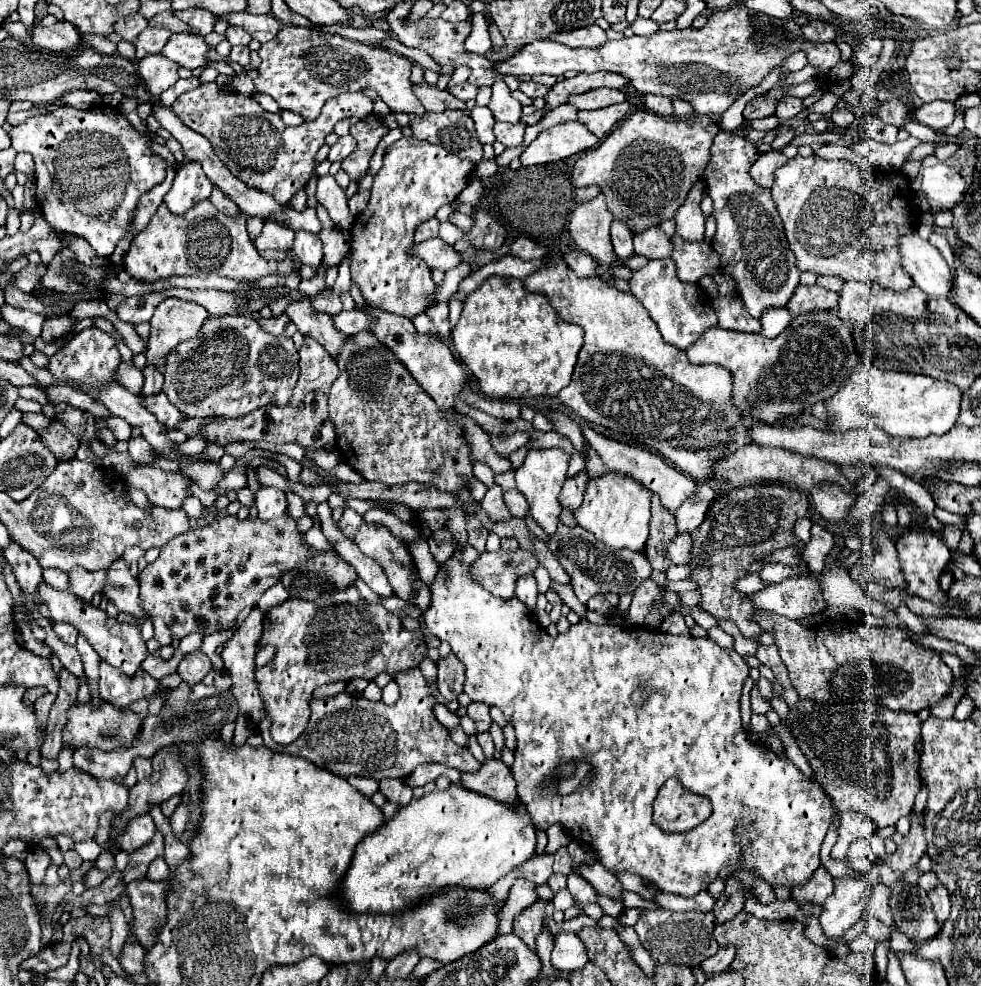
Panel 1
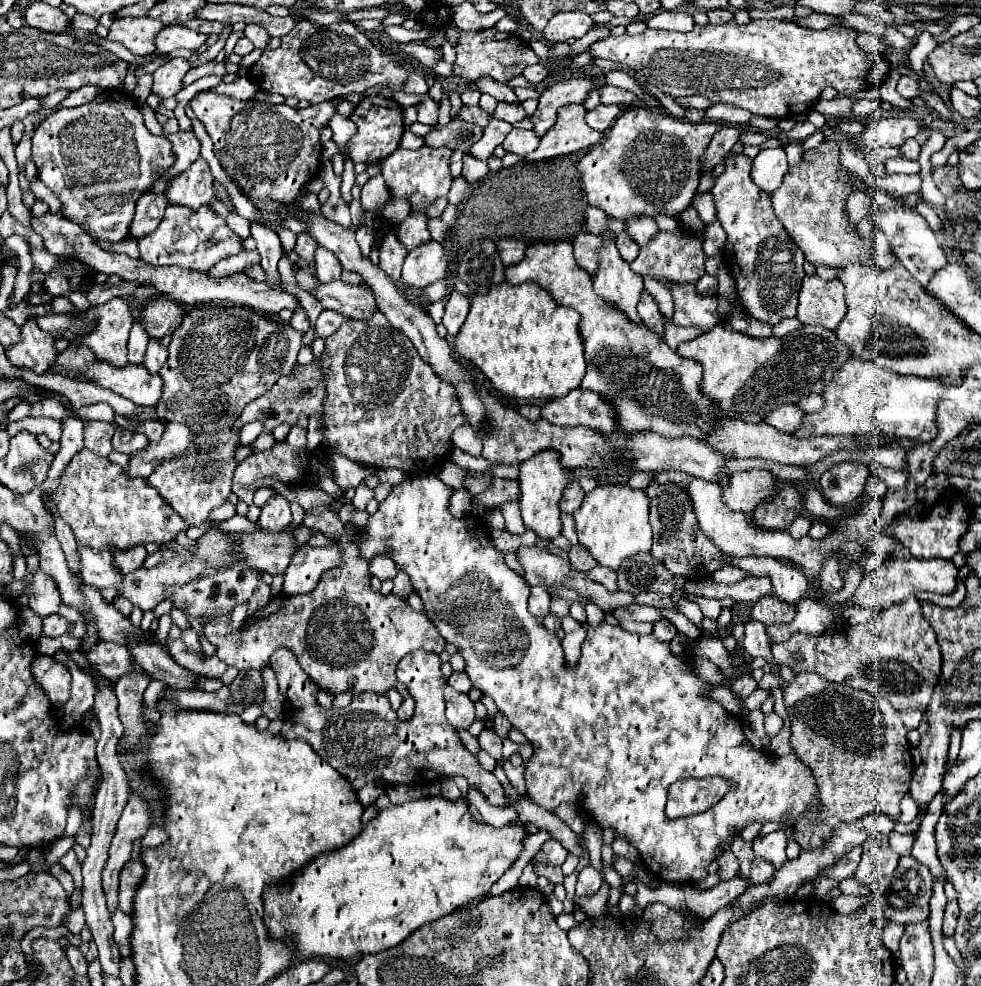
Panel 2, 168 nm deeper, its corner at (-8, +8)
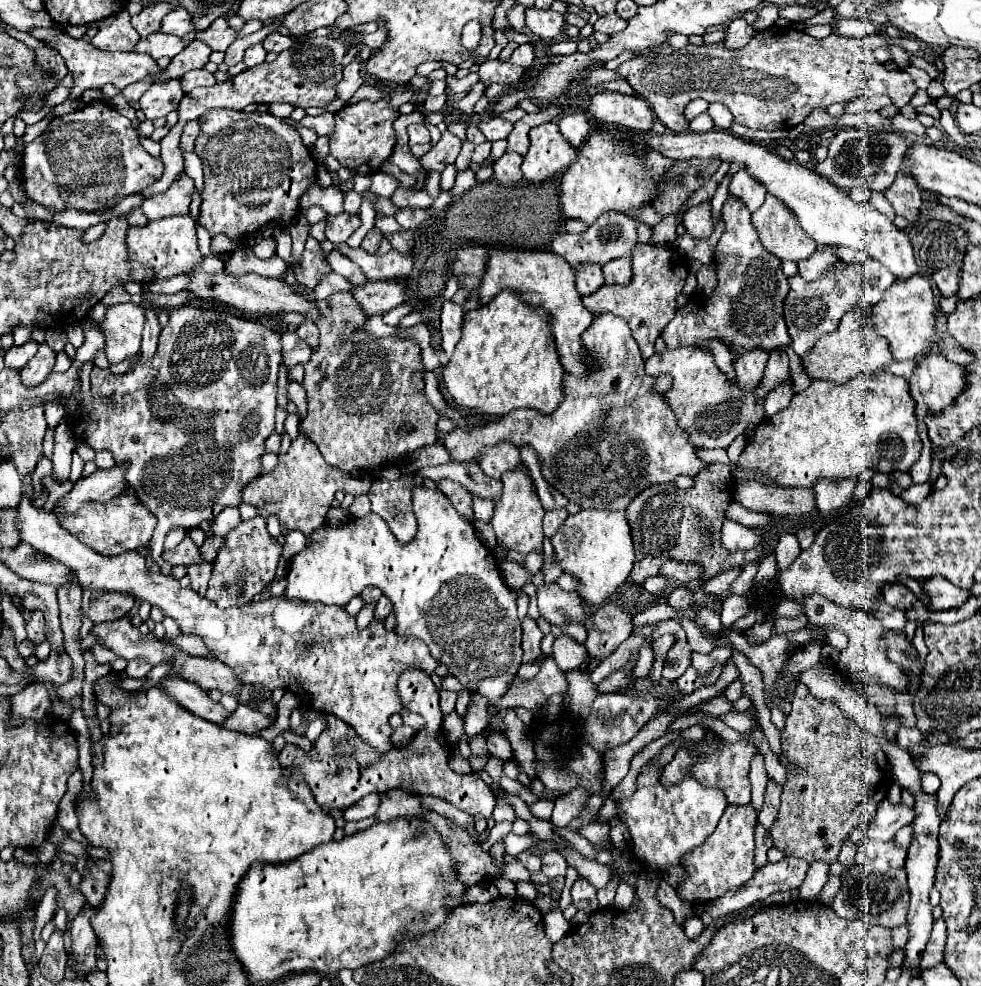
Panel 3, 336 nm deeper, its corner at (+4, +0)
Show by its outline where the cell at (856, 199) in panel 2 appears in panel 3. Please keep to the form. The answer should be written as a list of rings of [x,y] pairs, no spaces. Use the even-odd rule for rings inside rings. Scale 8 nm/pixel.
[[[825,245],[821,251],[815,251],[809,259],[799,263],[799,275],[805,277],[807,281],[815,281],[819,279],[825,271],[829,271],[837,261],[839,255],[835,251],[835,245]]]

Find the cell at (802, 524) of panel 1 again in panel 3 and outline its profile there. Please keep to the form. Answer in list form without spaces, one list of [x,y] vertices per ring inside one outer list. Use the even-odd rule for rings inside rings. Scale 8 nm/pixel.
[[[787,533],[787,535],[781,535],[779,537],[779,543],[775,547],[775,557],[777,557],[777,567],[779,569],[785,569],[793,563],[793,559],[801,553],[799,549],[799,543],[797,543],[797,537],[793,533]]]

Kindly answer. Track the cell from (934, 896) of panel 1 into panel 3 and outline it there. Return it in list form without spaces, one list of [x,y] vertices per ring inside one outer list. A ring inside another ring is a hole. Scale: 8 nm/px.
[[[937,919],[933,923],[933,931],[931,931],[931,939],[923,951],[923,959],[921,959],[921,967],[935,967],[937,963],[943,961],[943,947],[945,947],[945,923],[943,919]]]

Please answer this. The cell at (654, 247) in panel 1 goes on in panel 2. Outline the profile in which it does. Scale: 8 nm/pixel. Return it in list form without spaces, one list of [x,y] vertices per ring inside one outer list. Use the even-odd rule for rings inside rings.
[[[637,215],[637,217],[629,217],[625,221],[625,233],[629,235],[629,239],[633,239],[637,245],[645,245],[655,233],[657,233],[657,225],[653,217],[645,217],[645,215]]]

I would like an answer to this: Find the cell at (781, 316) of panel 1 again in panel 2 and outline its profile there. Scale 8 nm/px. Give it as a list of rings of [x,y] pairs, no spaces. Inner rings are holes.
[[[797,318],[782,319],[778,325],[773,327],[773,335],[781,338],[800,329],[801,326],[802,324]]]

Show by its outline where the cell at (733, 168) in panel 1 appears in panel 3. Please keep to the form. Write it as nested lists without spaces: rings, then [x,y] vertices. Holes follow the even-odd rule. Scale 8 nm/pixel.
[[[729,195],[723,205],[721,219],[725,223],[725,231],[715,247],[719,279],[717,289],[709,297],[701,299],[697,311],[687,311],[687,307],[679,309],[675,319],[671,319],[663,329],[661,337],[667,343],[667,349],[681,345],[697,347],[701,341],[711,337],[721,339],[739,353],[753,347],[761,347],[765,351],[783,349],[791,343],[791,339],[783,319],[783,303],[789,291],[789,281],[781,271],[781,259],[765,251],[751,223],[751,211],[741,203],[741,199],[733,199],[733,195]]]

